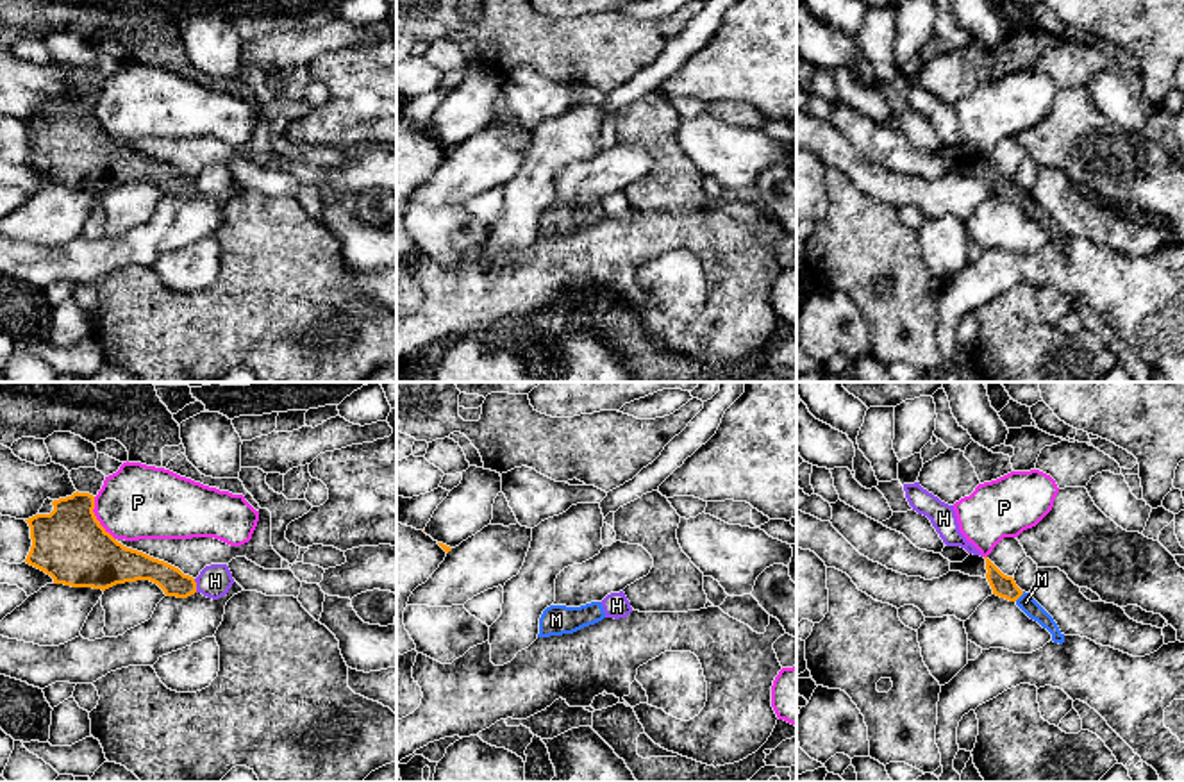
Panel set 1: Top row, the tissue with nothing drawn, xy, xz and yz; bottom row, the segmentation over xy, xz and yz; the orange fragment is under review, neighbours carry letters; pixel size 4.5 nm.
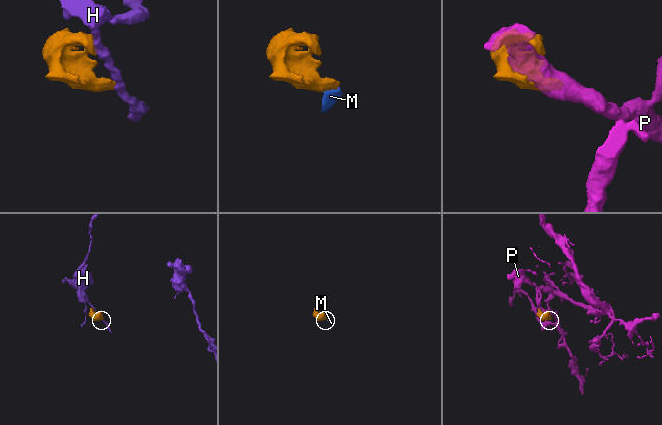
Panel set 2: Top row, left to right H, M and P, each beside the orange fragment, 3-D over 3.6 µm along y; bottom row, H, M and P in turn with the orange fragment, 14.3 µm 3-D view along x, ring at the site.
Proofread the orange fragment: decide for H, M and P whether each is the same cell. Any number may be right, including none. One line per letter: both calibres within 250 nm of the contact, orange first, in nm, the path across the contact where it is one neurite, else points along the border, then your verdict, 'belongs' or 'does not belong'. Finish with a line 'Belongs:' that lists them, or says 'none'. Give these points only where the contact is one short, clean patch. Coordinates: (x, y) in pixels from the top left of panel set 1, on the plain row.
H: 120 nm thick on the orange side, 150 nm on the other; border along xy (193, 179), (197, 191); does not belong
M: 100 nm thick on the orange side, 80 nm on the other; runs through yz (1002, 186), (1018, 197), (1025, 202); belongs
P: 340 nm thick on the orange side, 340 nm on the other; does not belong
Belongs: M

